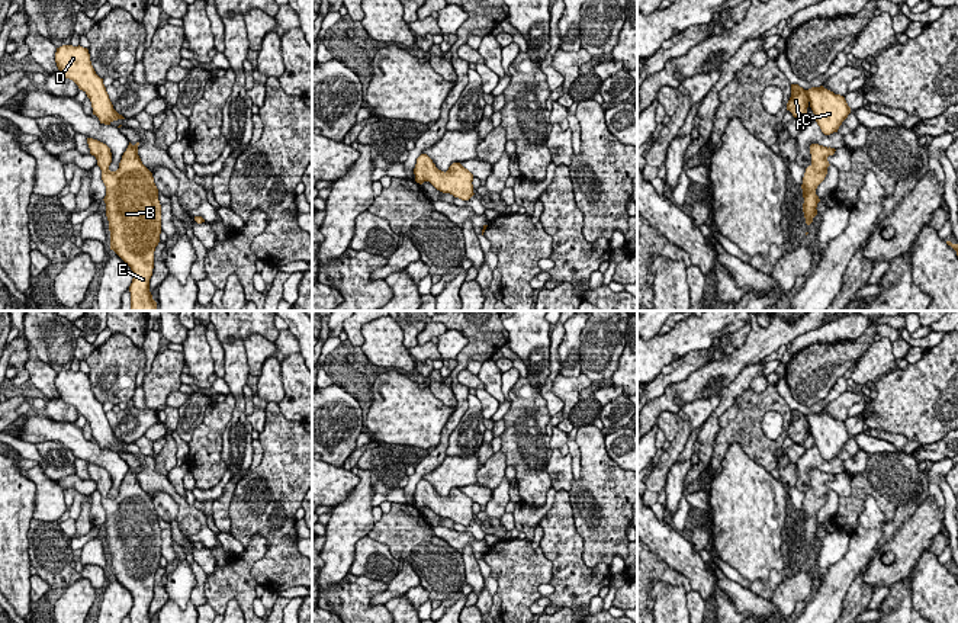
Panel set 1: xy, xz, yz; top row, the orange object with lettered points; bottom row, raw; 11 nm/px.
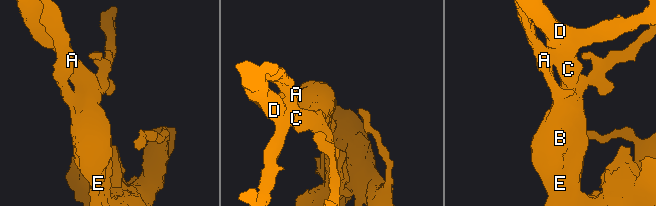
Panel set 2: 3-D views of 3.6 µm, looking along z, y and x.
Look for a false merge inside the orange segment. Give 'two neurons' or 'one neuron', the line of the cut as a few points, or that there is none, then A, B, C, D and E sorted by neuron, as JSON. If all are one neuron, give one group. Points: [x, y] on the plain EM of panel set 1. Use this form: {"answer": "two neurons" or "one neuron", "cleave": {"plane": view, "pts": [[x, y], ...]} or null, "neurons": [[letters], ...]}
{"answer": "one neuron", "cleave": null, "neurons": [["A", "B", "C", "D", "E"]]}

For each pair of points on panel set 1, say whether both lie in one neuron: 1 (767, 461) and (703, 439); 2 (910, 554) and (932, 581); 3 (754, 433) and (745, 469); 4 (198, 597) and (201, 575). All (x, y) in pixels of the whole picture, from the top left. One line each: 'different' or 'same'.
1: different
2: different
3: different
4: same

